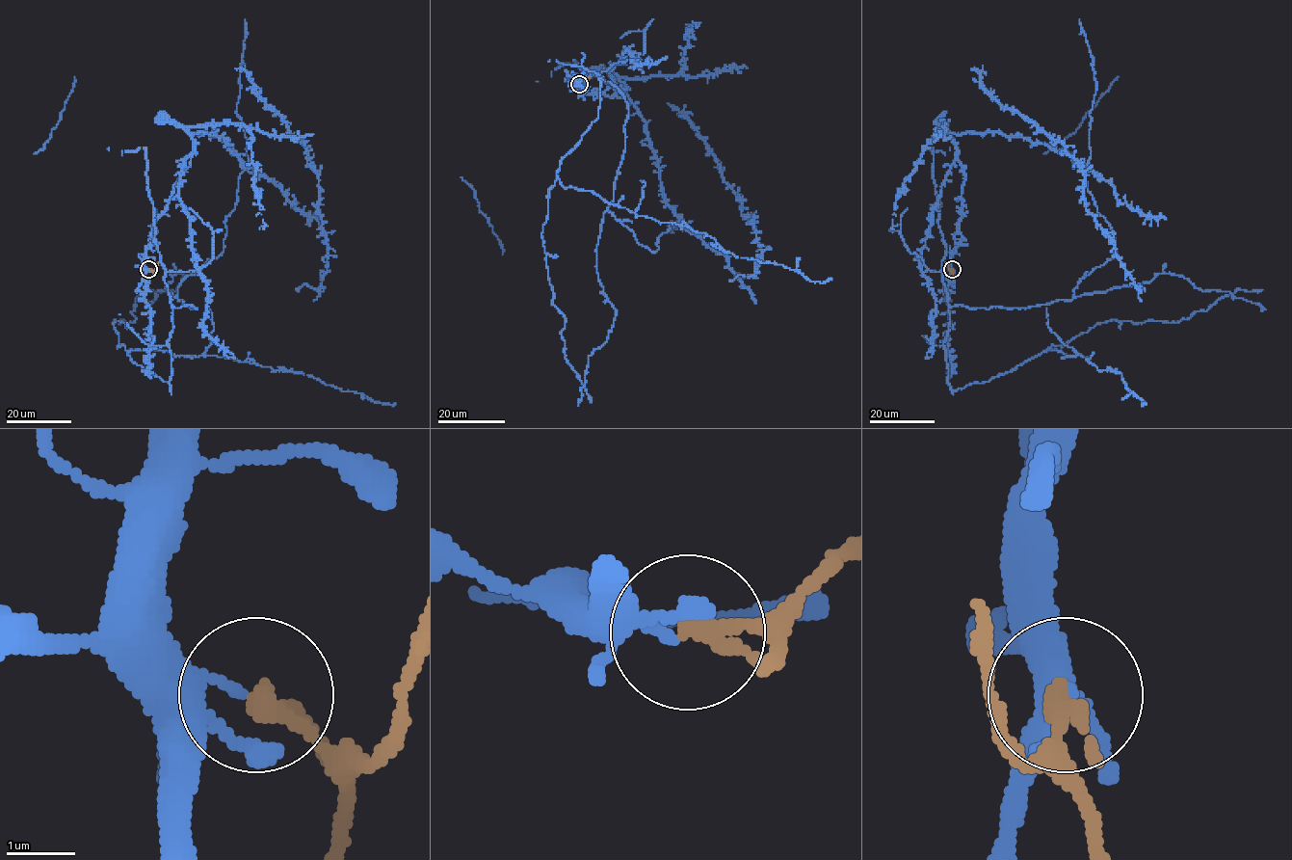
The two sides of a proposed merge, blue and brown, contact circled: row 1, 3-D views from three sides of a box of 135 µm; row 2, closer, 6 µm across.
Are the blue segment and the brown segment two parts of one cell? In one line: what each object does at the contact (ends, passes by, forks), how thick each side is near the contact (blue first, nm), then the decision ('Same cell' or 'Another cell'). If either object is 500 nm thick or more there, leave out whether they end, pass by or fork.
At the ring blue ends. At the ring brown ends. Thickness 150 nm (blue) against 320 nm. Another cell

